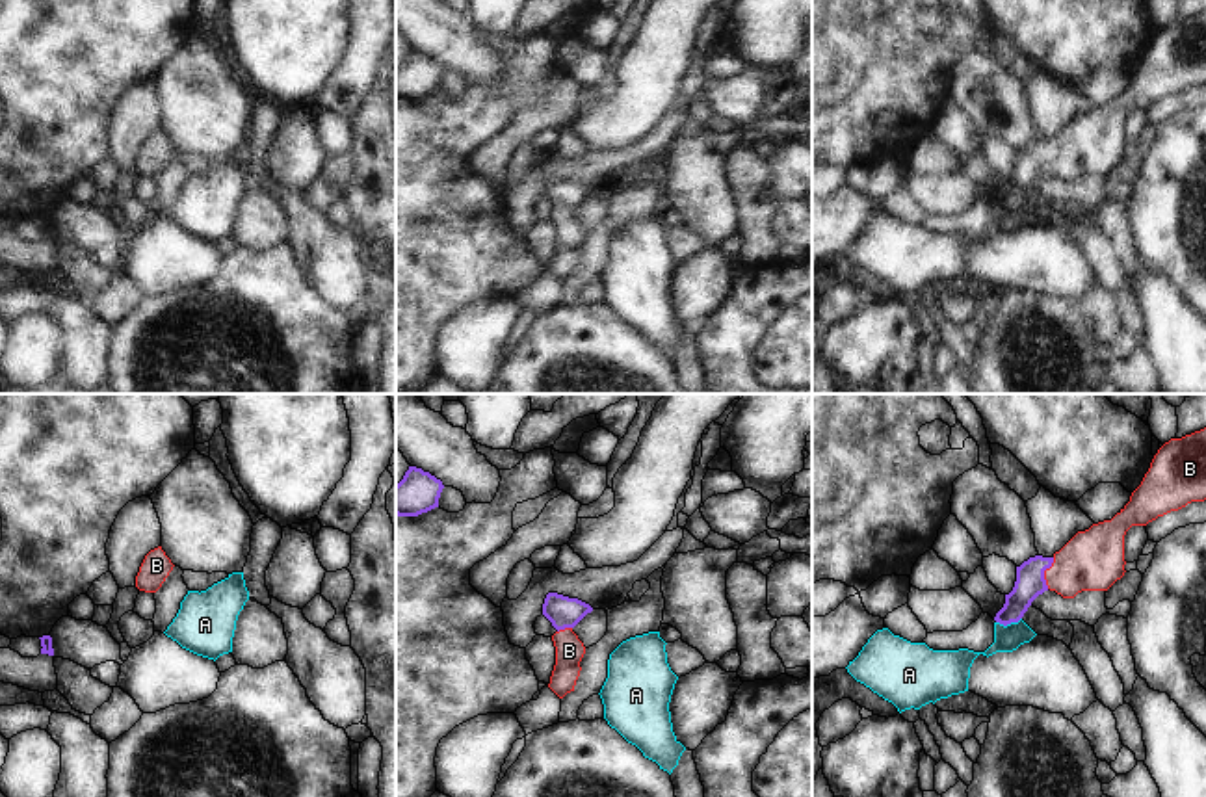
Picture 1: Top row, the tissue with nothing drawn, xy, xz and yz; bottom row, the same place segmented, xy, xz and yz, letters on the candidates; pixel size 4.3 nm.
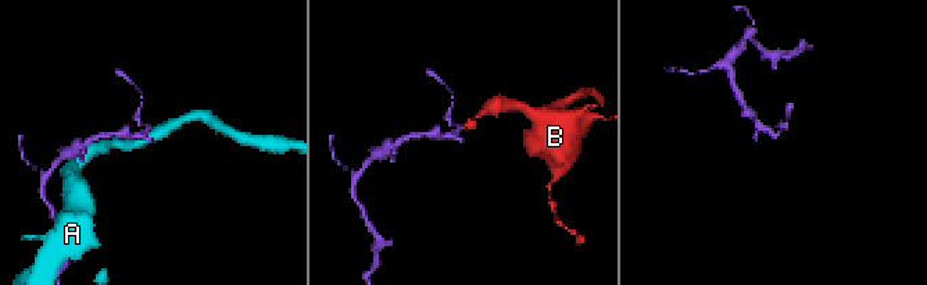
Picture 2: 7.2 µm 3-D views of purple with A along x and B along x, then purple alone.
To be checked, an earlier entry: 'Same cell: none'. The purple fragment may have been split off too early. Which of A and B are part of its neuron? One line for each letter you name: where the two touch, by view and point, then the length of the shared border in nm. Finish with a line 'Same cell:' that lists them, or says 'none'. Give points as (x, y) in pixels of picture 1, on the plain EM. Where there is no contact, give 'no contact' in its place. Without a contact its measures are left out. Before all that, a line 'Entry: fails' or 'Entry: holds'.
Entry: fails
B: yz (1043, 156) | 140 nm
Same cell: B

